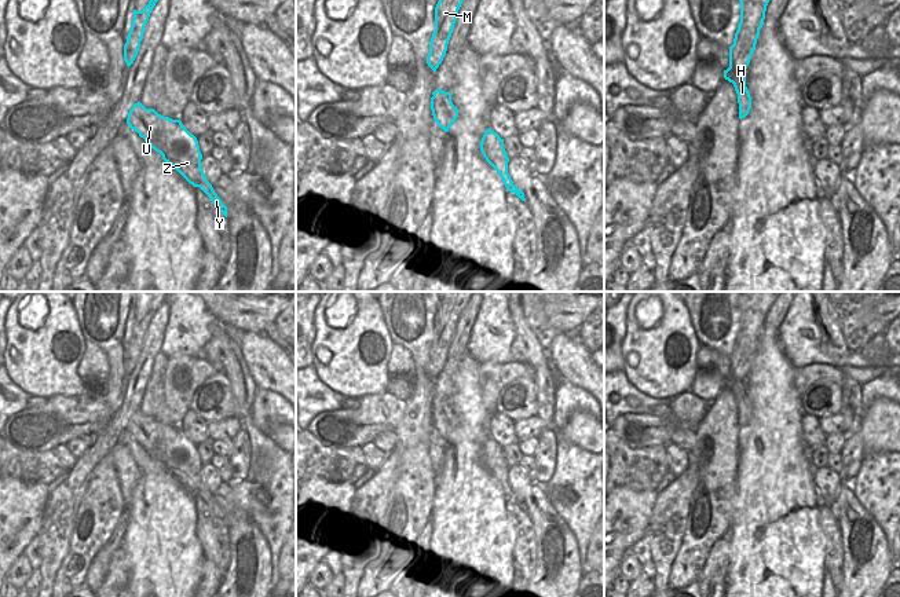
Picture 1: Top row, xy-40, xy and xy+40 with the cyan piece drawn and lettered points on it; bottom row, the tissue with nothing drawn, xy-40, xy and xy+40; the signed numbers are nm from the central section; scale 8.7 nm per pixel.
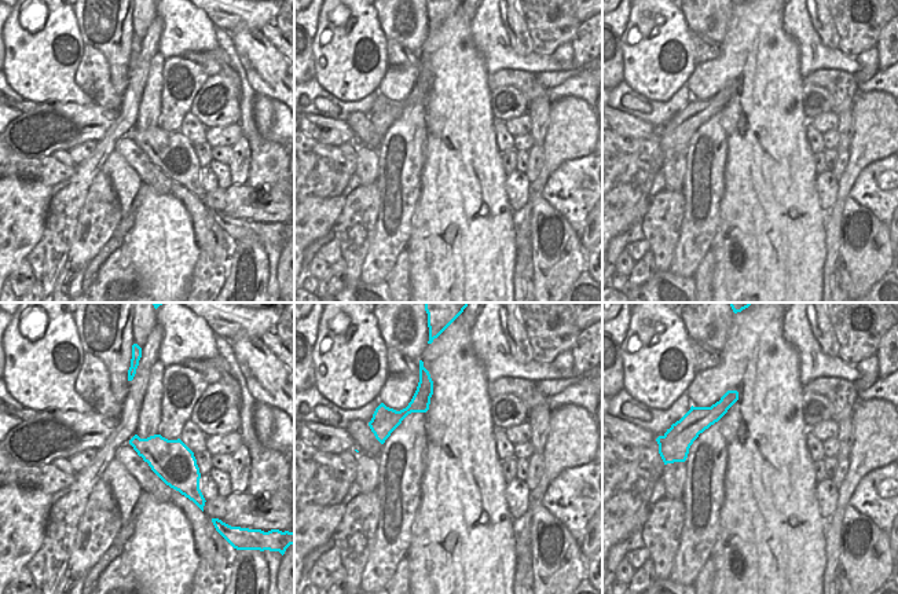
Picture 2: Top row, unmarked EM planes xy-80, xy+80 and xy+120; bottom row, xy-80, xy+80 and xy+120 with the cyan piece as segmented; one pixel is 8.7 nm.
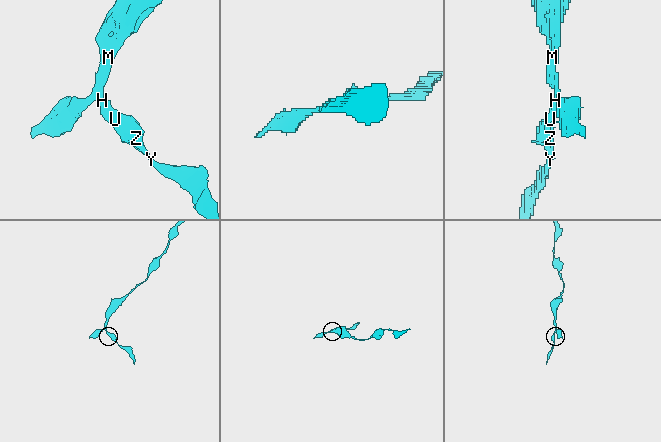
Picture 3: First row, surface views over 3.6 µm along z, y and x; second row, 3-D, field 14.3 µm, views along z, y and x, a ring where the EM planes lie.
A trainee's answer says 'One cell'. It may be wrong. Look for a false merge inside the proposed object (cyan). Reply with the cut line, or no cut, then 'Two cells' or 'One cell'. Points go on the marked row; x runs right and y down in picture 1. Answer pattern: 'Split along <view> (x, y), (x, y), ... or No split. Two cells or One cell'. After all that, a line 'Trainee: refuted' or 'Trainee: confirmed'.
Split along xy (432, 96), (435, 105), (434, 117). Two cells
Trainee: refuted

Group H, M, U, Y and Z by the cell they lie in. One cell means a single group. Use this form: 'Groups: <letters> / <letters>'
Groups: H M / U Y Z

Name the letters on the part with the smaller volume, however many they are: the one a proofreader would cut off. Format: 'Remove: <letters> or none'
Remove: U, Y, Z

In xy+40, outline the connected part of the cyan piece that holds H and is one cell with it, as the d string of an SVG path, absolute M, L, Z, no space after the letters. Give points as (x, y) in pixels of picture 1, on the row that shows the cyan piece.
M769 0L739 1L740 22L735 33L733 44L729 47L729 67L724 70L724 78L735 87L739 103L739 118L742 120L747 116L746 106L750 105L750 92L746 87L746 69L756 50Z

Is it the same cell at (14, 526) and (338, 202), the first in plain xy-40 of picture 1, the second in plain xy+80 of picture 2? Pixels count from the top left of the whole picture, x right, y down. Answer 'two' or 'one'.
one

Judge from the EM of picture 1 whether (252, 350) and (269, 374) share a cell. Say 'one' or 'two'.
one

